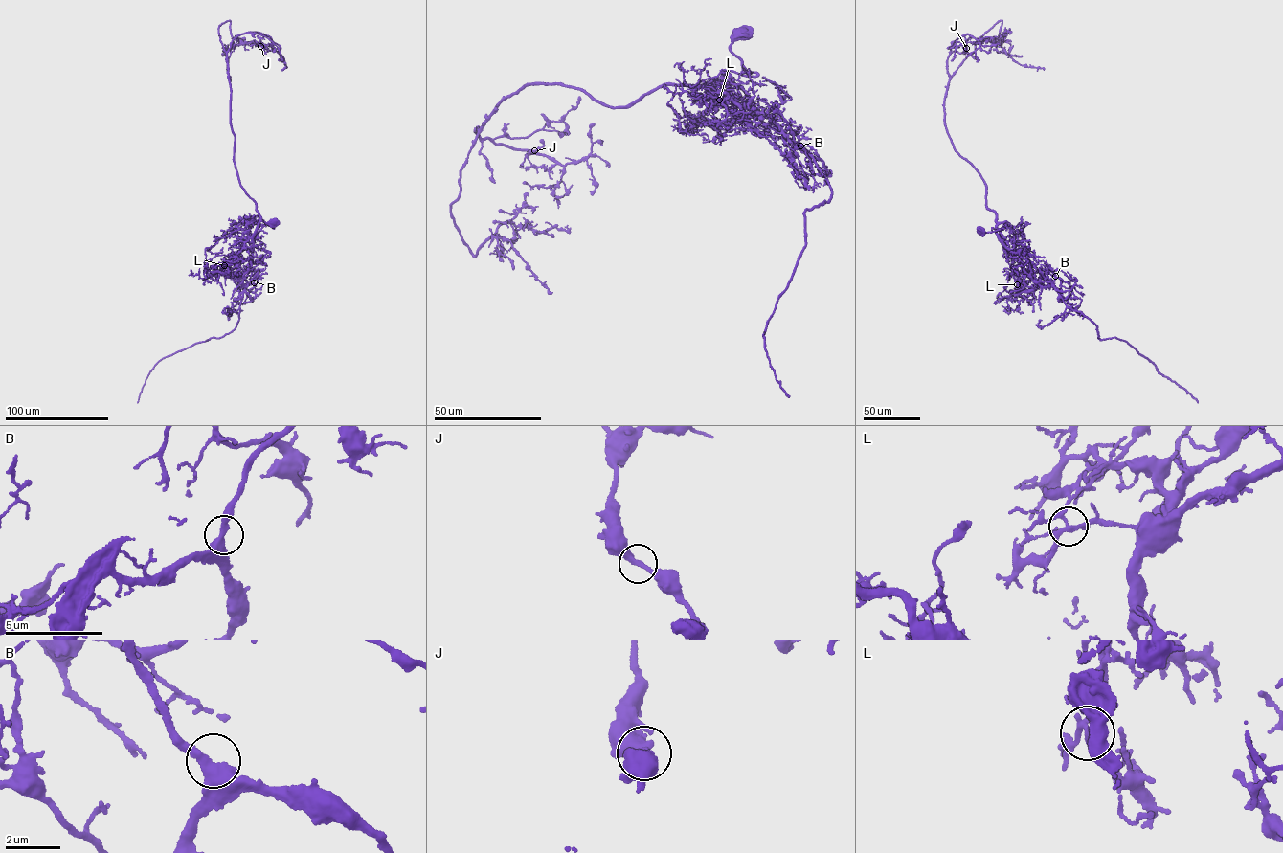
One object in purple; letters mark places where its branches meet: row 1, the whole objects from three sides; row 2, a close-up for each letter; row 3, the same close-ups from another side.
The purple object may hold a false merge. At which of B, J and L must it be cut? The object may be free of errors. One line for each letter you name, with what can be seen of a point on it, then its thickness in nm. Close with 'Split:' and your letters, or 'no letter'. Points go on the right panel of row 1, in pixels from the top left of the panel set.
L: at (1017, 284); 220 nm thick
Split: L

